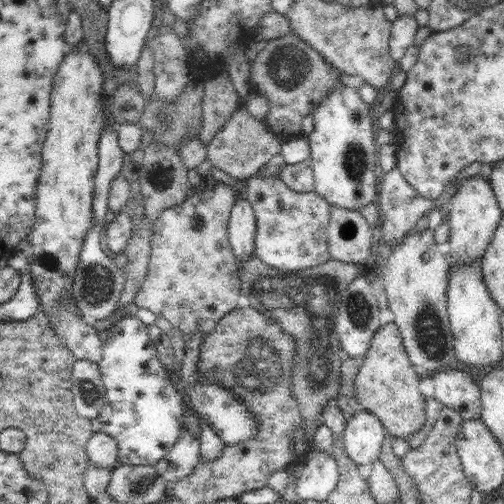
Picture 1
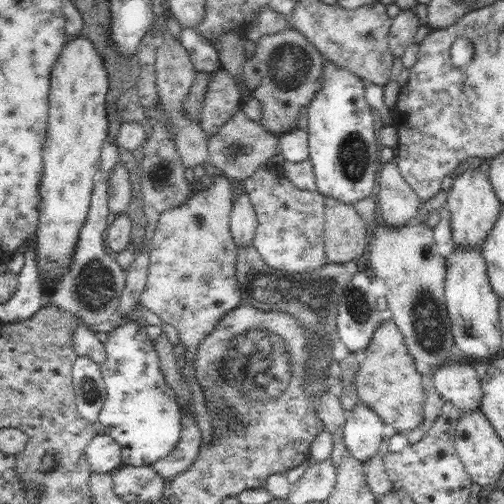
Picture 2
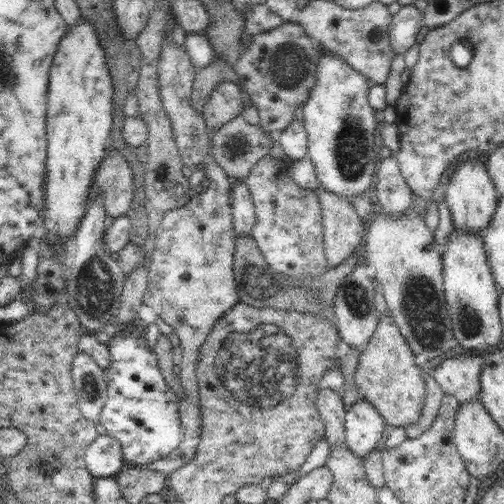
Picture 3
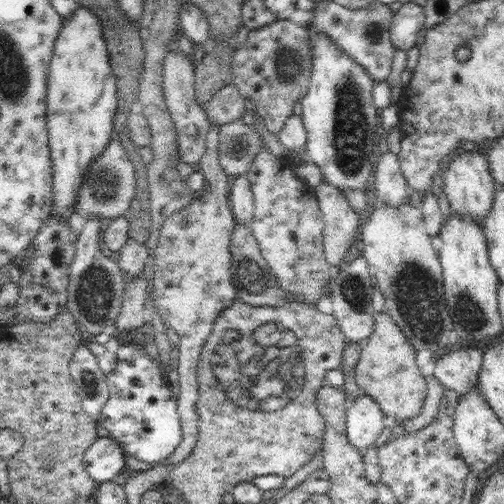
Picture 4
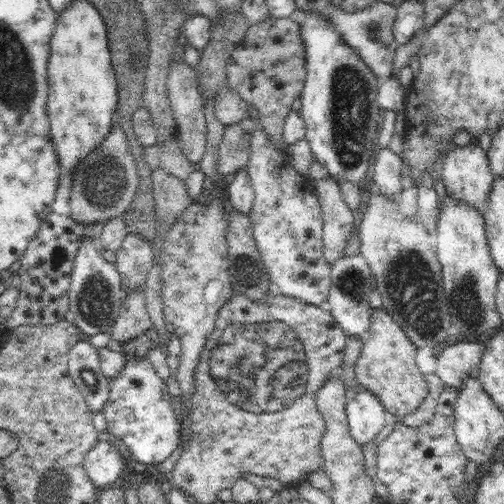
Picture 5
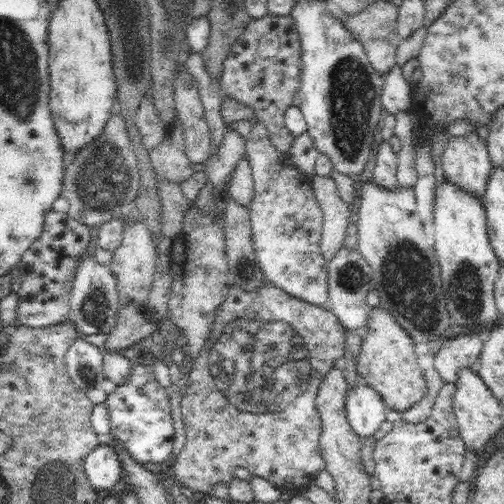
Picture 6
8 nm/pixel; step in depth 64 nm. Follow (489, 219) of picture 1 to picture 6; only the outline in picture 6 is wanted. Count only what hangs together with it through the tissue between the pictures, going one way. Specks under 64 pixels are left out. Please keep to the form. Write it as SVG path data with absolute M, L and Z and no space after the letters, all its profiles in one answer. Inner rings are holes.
M473 130L461 138L451 136L445 142L441 168L445 178L475 194L475 198L483 198L485 184L493 170L493 162L489 158L485 140L481 140L479 134Z

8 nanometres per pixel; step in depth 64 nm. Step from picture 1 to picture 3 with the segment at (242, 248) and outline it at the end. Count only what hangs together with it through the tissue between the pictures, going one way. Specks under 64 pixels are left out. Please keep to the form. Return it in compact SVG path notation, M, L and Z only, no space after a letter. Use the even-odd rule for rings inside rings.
M237 178L239 182L231 188L231 218L233 218L233 230L235 234L251 234L253 222L255 222L255 208L251 200L251 192L247 188L247 182L243 178Z

